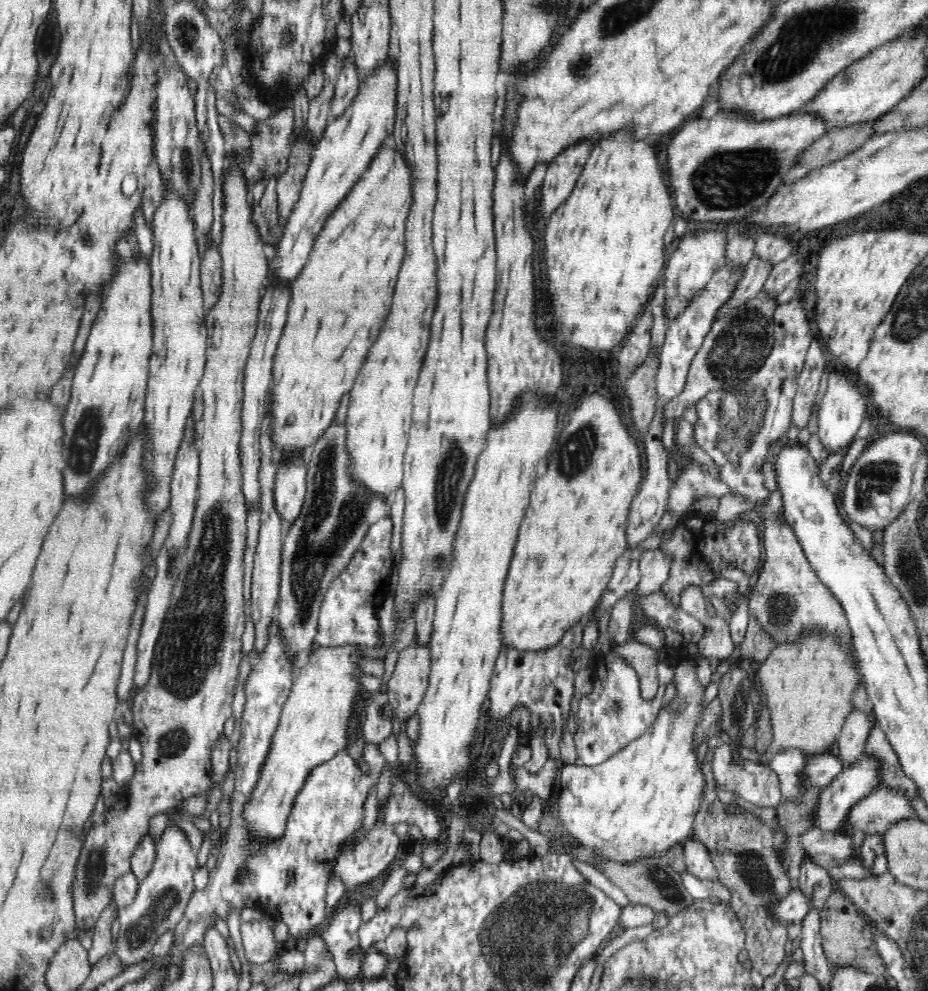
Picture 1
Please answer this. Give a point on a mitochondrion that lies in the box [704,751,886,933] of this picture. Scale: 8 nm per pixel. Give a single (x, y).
(748, 864)

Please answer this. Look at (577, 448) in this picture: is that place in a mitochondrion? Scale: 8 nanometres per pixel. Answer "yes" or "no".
yes

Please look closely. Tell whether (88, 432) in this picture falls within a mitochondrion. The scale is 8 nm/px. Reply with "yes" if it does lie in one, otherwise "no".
yes

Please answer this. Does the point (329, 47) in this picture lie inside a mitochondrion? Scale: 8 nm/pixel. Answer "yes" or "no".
no

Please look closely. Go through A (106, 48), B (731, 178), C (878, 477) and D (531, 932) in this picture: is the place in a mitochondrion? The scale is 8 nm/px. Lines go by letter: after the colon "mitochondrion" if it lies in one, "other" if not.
A: other
B: mitochondrion
C: mitochondrion
D: mitochondrion

